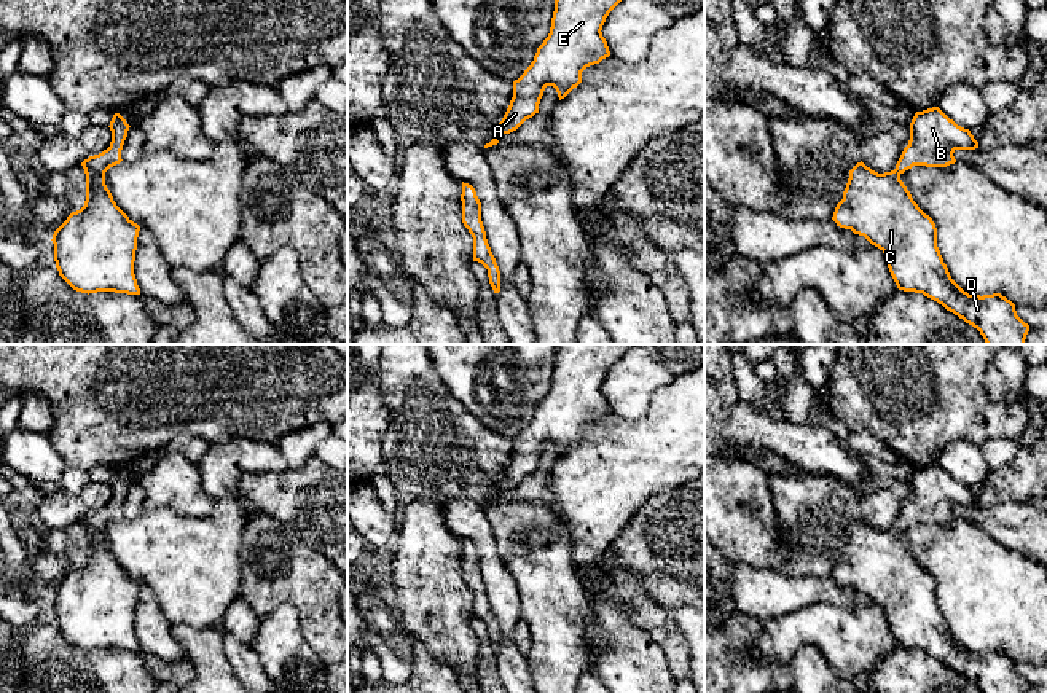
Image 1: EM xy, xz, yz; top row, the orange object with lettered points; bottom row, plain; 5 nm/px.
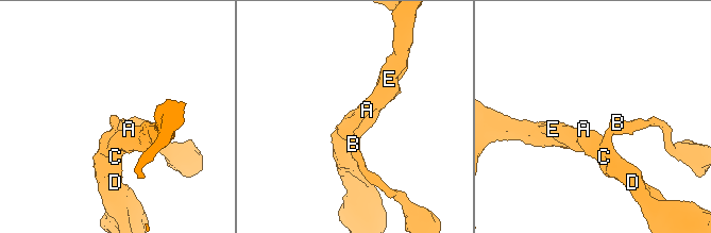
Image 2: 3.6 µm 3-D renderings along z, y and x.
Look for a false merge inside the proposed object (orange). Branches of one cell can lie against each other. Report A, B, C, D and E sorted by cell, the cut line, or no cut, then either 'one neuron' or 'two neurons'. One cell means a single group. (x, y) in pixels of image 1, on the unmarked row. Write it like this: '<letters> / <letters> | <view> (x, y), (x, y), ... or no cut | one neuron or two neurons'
A B C D E | no cut | one neuron

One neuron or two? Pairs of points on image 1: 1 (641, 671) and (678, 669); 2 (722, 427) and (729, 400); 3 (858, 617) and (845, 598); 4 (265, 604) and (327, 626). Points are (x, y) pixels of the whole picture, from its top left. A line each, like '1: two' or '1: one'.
1: two
2: two
3: two
4: one

